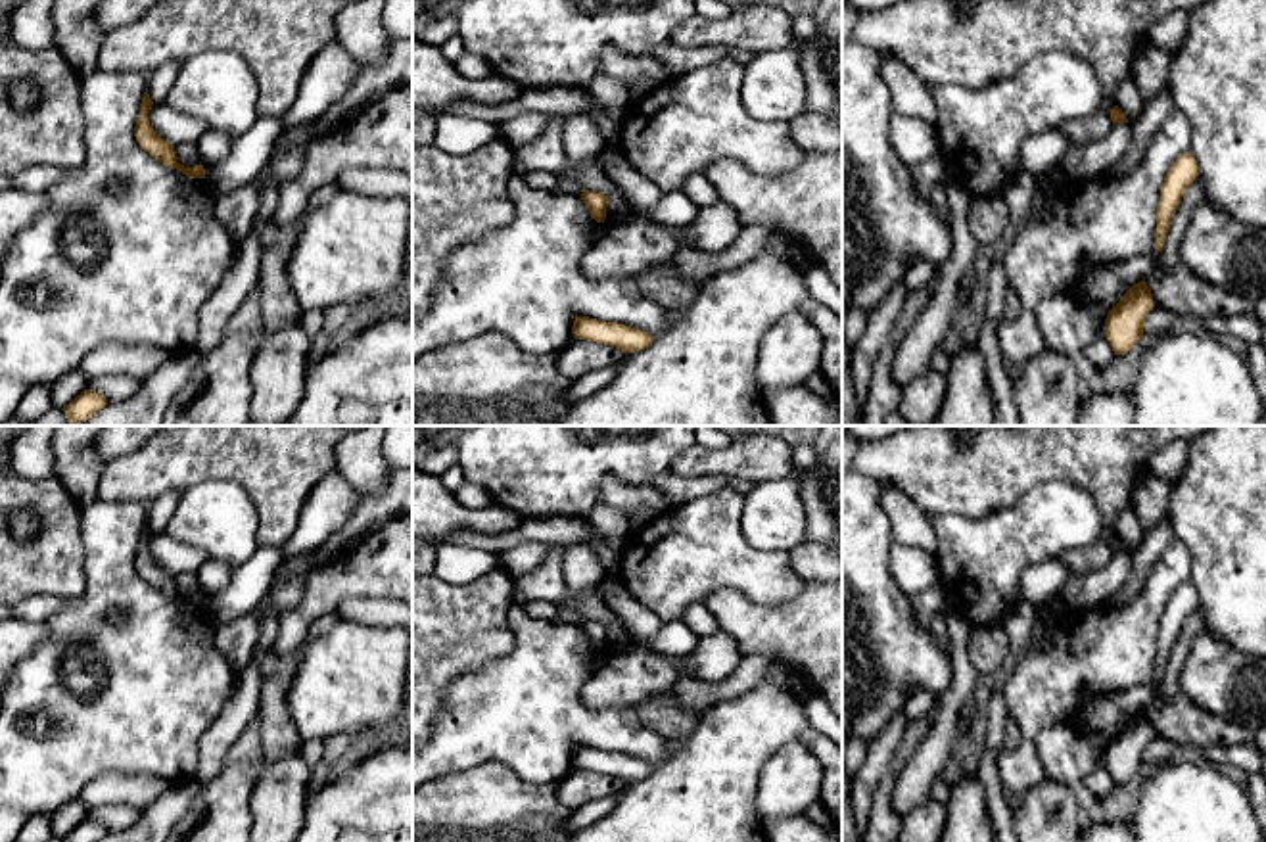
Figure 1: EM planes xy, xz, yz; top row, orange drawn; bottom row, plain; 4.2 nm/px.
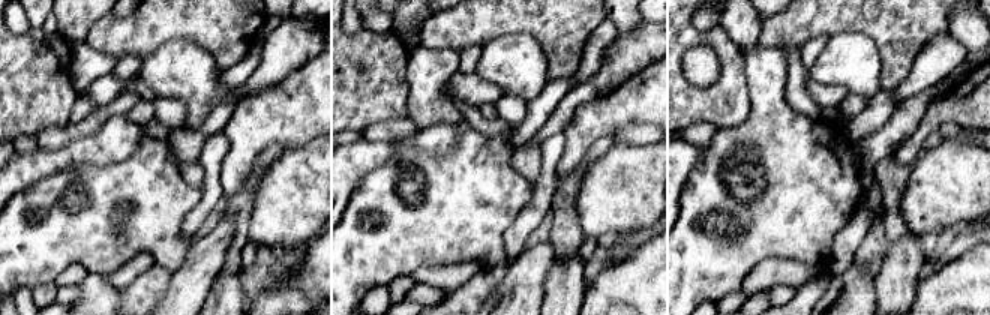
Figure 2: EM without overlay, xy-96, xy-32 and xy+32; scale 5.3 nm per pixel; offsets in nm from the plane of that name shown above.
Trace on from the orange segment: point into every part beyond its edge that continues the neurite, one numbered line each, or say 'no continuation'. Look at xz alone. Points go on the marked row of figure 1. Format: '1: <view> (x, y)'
no continuation

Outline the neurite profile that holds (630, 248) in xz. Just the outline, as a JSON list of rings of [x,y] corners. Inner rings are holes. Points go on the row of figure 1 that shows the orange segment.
[[[723,201],[698,211],[685,228],[671,228],[648,217],[633,215],[616,222],[581,259],[587,278],[639,278],[673,259],[683,247],[719,253],[742,232],[735,209]]]

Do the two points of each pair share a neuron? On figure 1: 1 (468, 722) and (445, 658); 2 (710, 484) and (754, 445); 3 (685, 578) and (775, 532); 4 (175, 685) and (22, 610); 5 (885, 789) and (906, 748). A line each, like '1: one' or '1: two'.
1: two
2: two
3: two
4: two
5: one

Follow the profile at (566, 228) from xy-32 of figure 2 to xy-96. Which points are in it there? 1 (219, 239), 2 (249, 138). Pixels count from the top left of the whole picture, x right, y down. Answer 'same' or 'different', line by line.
1: different
2: different

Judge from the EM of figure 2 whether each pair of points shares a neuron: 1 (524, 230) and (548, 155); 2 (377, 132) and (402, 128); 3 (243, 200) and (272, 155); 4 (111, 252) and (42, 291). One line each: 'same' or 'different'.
1: same
2: same
3: same
4: different

